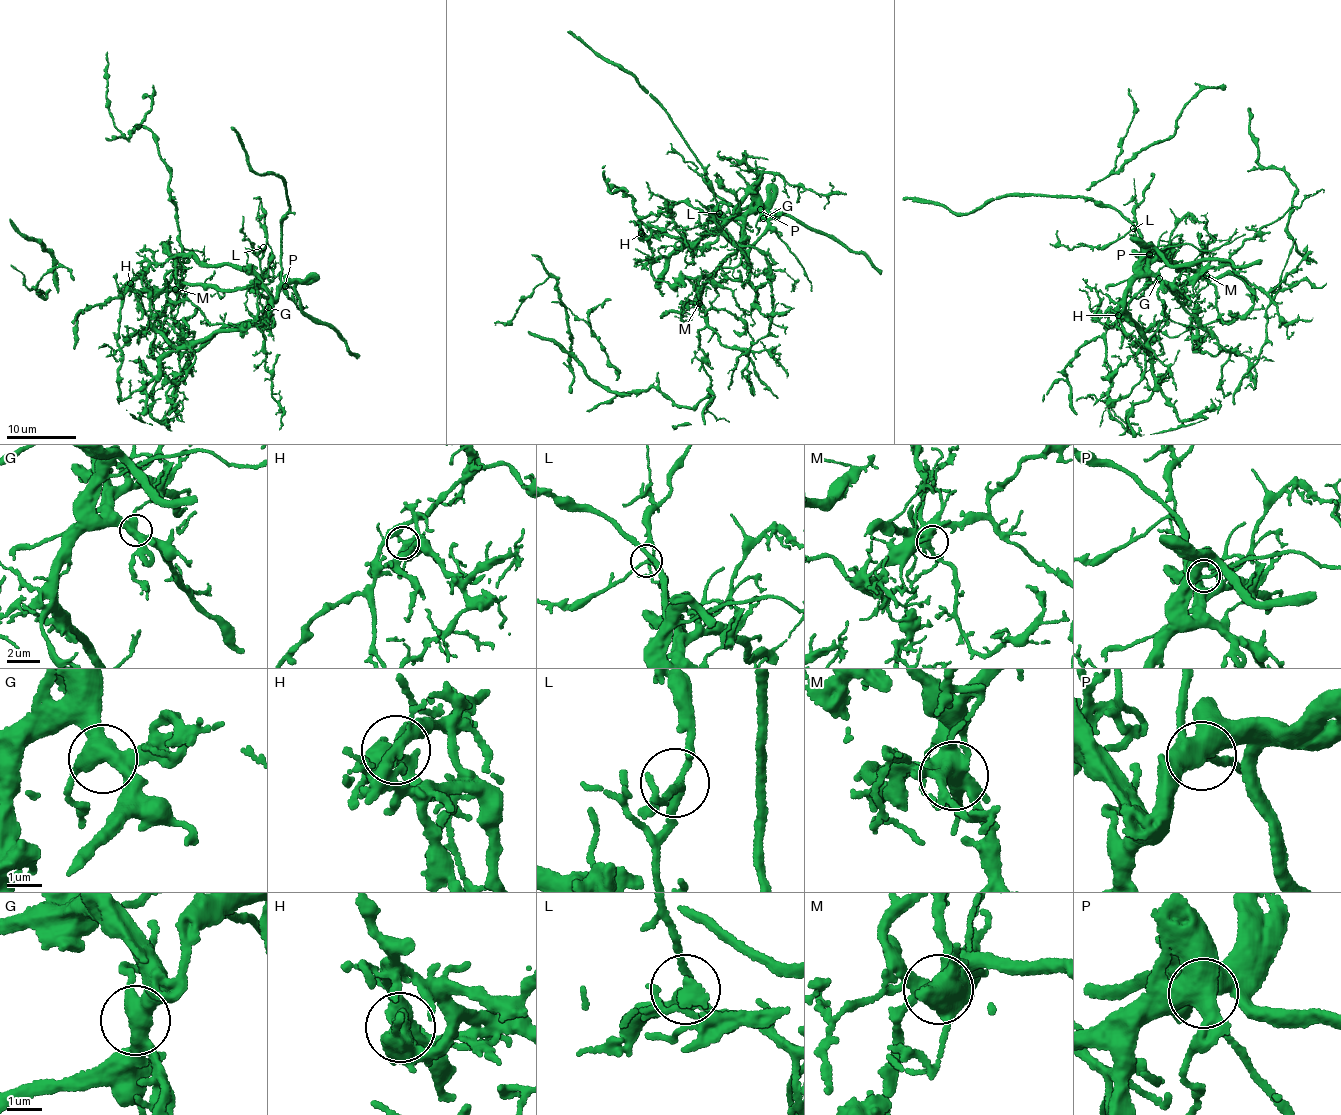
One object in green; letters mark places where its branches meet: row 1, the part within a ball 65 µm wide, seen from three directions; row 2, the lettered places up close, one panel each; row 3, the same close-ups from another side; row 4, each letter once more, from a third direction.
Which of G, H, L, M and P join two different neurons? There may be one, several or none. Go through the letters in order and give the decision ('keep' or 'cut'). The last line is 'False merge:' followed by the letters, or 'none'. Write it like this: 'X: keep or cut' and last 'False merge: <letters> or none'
G: keep
H: cut
L: keep
M: keep
P: keep
False merge: H

